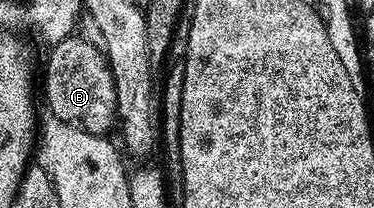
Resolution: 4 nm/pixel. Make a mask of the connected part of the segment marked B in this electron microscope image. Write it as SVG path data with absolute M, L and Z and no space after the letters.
M74 35L63 43L52 46L48 53L49 58L45 61L45 101L49 104L48 112L63 123L79 127L91 135L106 136L112 125L114 128L118 115L113 74L109 72L109 63L105 60L104 52L98 46L87 43L81 36Z

